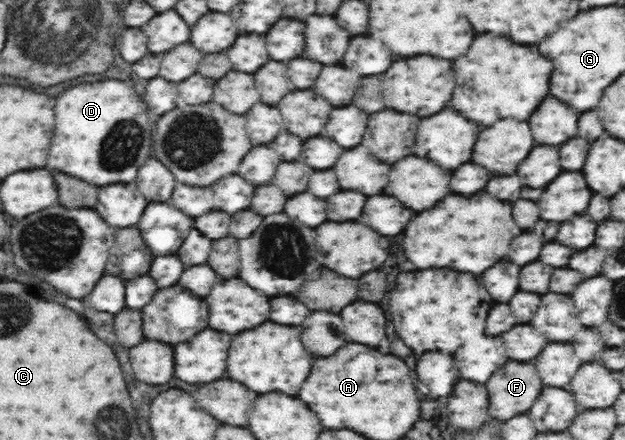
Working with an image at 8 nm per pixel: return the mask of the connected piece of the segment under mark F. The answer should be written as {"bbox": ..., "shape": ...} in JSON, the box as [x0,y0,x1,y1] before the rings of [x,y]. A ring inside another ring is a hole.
{"bbox":[487,362,543,420],"shape":[[[507,362],[487,382],[489,414],[499,420],[525,414],[539,398],[543,384],[535,366],[521,362]]]}

